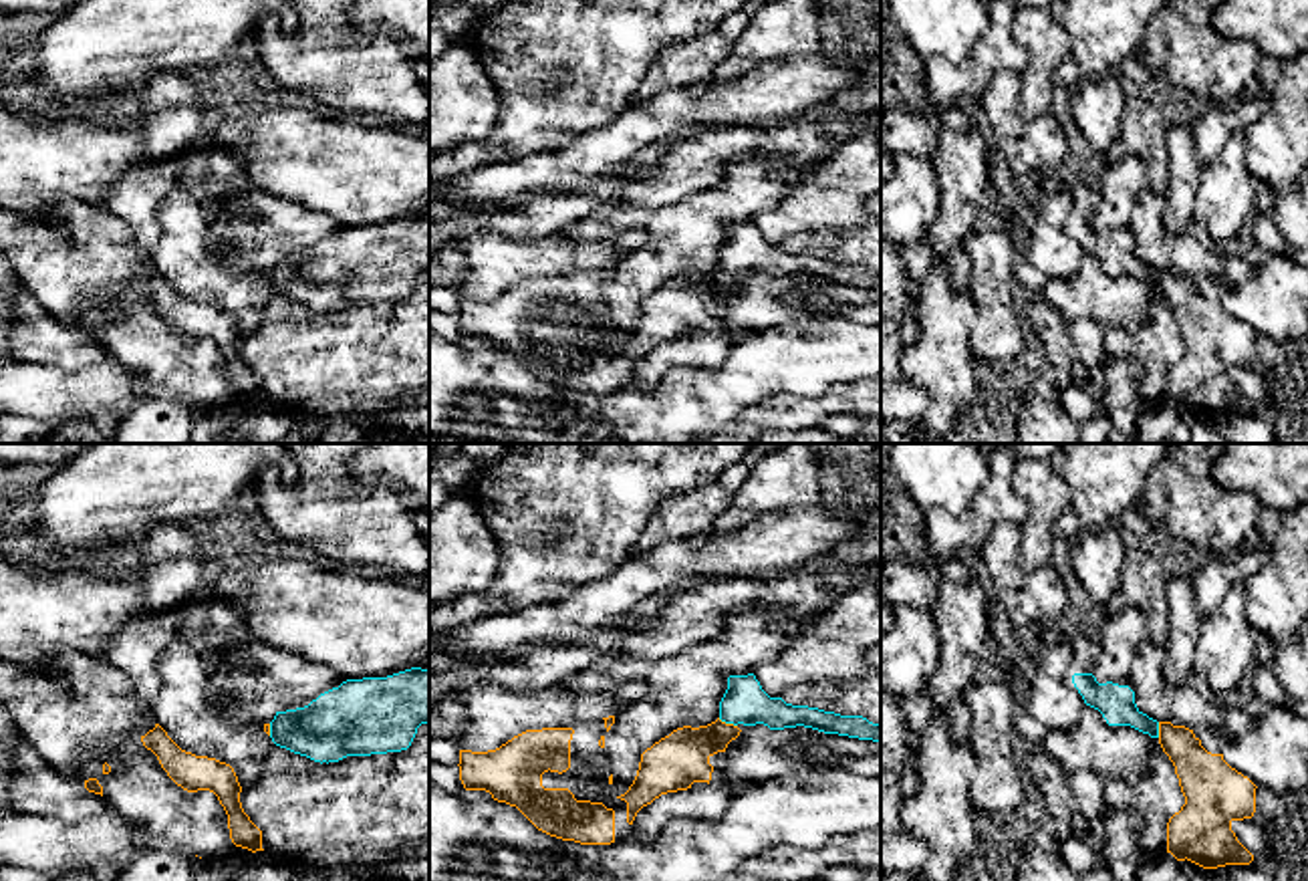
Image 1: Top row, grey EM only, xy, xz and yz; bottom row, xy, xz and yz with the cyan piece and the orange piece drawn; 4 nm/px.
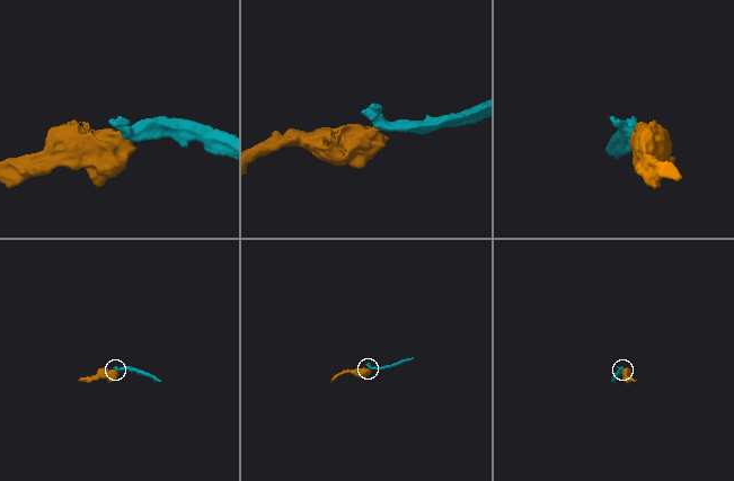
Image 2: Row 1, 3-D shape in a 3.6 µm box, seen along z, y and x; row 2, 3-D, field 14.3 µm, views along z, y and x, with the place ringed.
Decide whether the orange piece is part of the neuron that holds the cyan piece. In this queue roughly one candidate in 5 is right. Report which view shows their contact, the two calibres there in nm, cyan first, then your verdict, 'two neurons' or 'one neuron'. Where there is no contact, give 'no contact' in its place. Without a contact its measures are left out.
xz | 180/220 nm | two neurons

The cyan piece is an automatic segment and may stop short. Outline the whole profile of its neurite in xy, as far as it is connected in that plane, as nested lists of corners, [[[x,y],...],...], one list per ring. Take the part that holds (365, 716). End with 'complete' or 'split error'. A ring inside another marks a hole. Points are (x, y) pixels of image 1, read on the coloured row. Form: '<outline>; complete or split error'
[[[411,667],[387,677],[347,679],[304,708],[276,712],[270,738],[280,748],[329,764],[407,750],[421,724],[429,724],[429,671]]]; complete

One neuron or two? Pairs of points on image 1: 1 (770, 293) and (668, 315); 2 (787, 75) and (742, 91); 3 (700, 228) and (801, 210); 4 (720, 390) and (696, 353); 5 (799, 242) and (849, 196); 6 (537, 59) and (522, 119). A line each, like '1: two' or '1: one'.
1: one
2: one
3: two
4: two
5: two
6: one

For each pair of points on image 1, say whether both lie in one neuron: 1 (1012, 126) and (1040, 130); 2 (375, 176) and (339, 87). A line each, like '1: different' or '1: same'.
1: same
2: different

